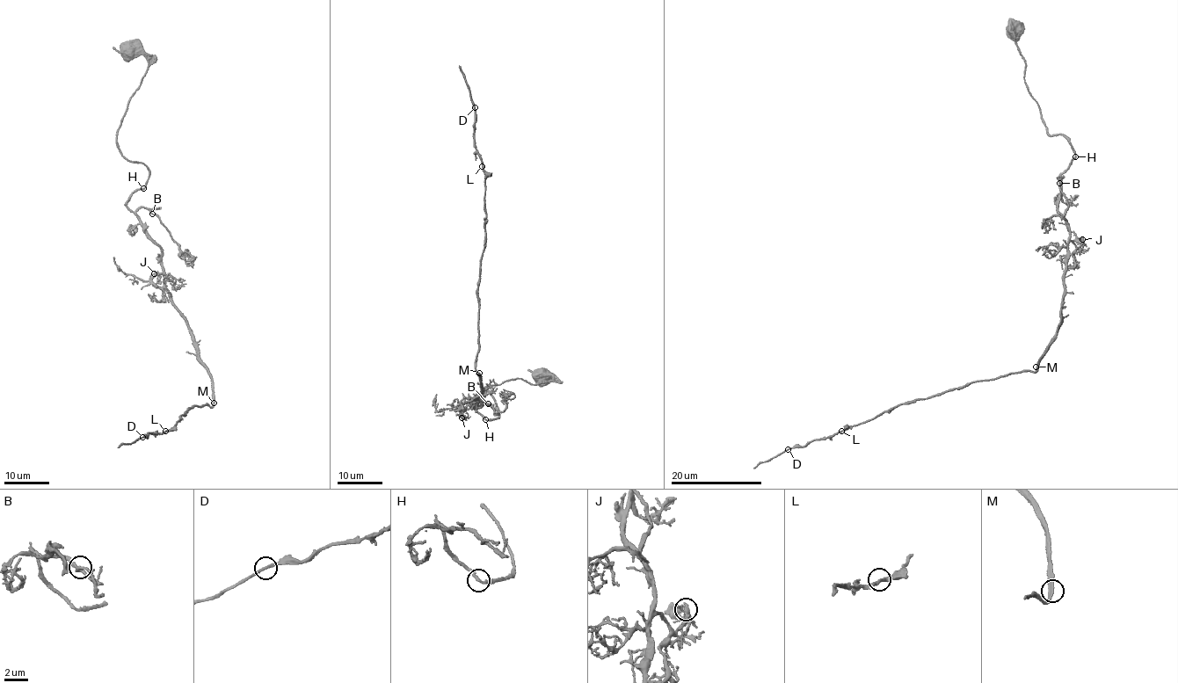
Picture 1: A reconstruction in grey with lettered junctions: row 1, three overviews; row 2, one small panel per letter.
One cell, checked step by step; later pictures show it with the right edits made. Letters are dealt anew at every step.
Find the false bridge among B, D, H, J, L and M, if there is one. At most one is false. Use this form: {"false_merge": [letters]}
{"false_merge": []}

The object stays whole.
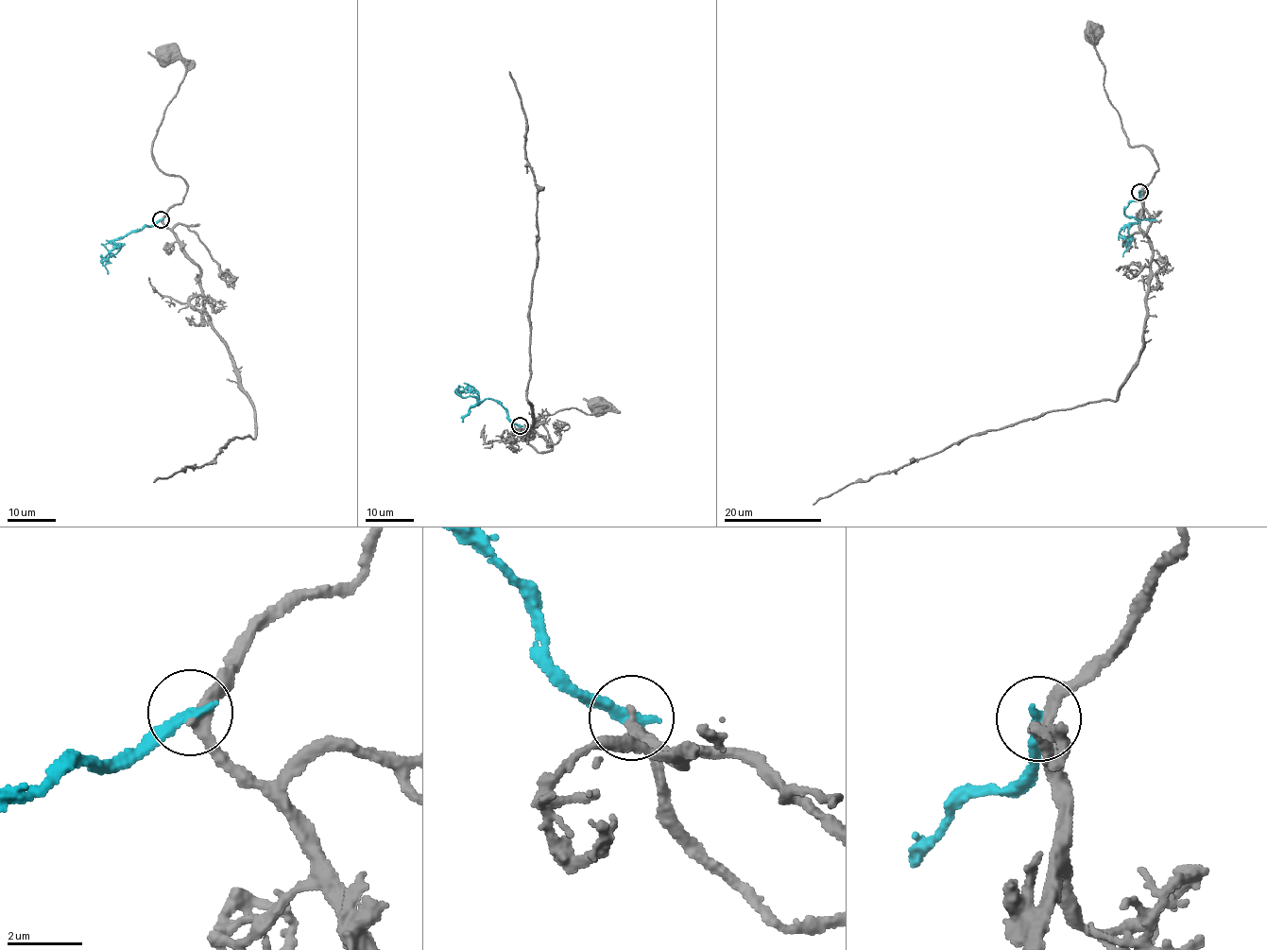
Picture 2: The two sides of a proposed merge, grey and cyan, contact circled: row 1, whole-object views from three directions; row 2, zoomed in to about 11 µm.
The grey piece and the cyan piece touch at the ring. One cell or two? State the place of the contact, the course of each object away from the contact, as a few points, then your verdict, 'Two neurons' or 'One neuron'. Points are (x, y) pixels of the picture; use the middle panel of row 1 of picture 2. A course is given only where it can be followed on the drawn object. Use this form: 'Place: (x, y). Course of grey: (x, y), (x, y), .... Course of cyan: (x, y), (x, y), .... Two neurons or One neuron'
Place: (520, 425). Course of grey: (519, 425), (523, 440), (543, 453), (553, 444), (541, 416), (572, 407), (591, 414), (610, 407), (597, 405). Course of cyan: (519, 425), (494, 400), (485, 398), (472, 405), (475, 398), (463, 396), (457, 390), (458, 386). Two neurons

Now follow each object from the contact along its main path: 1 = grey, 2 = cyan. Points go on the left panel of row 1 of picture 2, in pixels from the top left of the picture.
1: (161, 219), (181, 202), (186, 186), (158, 167), (152, 152), (163, 111), (185, 72), (184, 63), (166, 56)
2: (161, 219), (114, 241), (119, 250), (106, 260), (108, 273)

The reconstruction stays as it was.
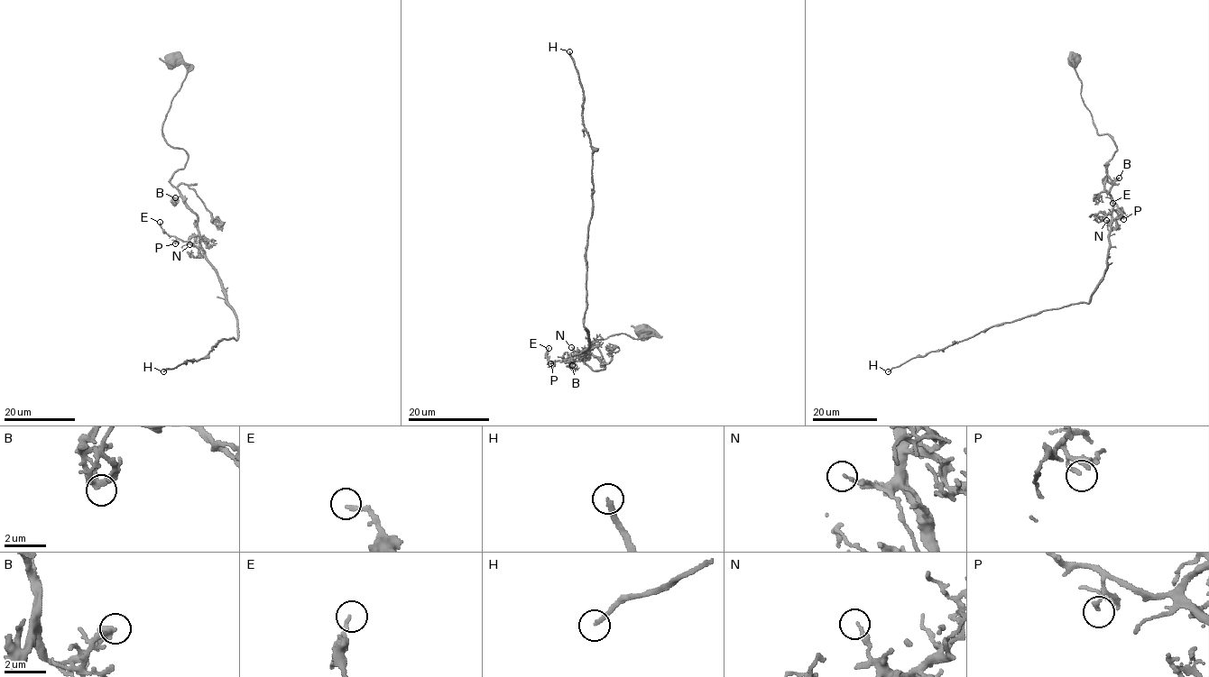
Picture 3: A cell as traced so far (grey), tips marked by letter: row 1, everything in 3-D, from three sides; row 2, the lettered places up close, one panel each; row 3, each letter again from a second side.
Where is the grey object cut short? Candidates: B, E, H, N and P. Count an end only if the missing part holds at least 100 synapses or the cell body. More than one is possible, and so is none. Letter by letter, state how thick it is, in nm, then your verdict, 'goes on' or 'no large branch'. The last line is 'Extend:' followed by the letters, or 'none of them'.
B: 320 nm thick; no large branch
E: 170 nm thick; no large branch
H: 220 nm thick; goes on
N: 130 nm thick; no large branch
P: 180 nm thick; no large branch
Extend: H

